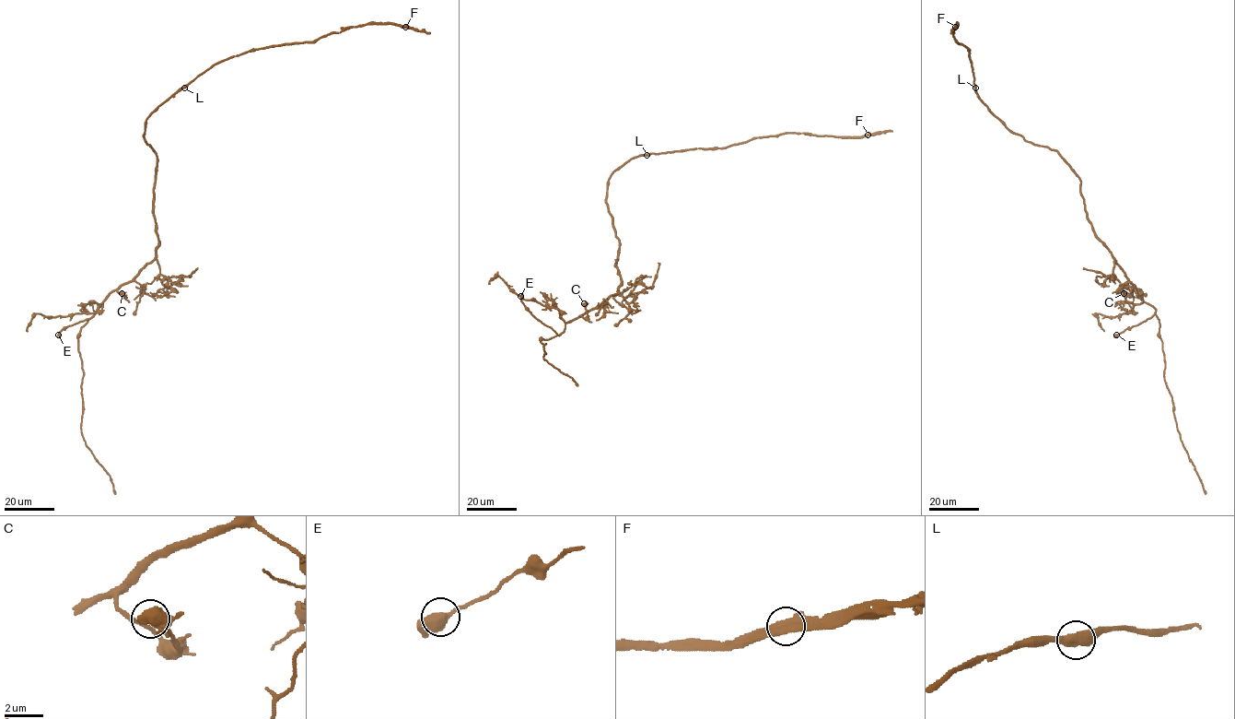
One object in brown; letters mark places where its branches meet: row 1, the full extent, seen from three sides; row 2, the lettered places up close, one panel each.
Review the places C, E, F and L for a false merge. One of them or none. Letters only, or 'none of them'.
F

